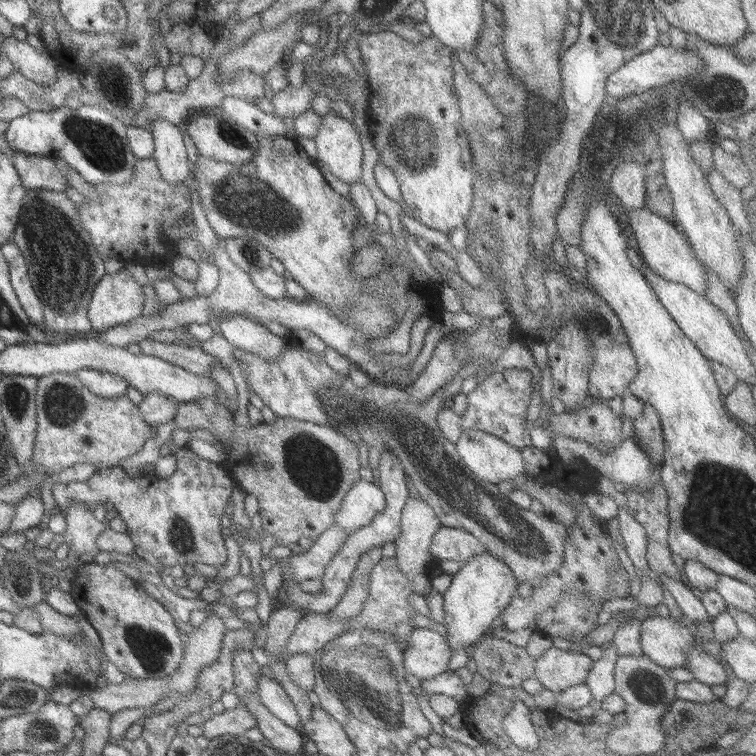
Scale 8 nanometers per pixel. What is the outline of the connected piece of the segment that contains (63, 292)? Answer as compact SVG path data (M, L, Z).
M26 189L25 196L21 200L21 206L19 207L19 214L17 216L17 222L15 224L15 230L12 233L12 238L10 241L22 255L24 259L24 264L26 267L26 274L31 282L31 287L34 290L34 296L39 300L39 303L42 305L42 324L40 328L46 334L65 334L68 337L82 337L92 334L92 328L90 323L86 318L86 309L88 303L90 302L92 296L93 287L95 284L105 275L103 264L98 255L94 252L92 245L90 244L90 239L88 235L83 230L83 226L79 224L79 218L77 218L77 208L76 205L71 202L66 196L65 192L57 192L52 190L43 190L43 189Z

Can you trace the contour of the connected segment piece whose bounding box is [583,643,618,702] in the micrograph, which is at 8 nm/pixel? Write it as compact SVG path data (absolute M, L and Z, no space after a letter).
M611 643L601 650L598 660L592 661L583 683L589 688L589 694L596 702L614 692L613 669L617 657L615 646Z

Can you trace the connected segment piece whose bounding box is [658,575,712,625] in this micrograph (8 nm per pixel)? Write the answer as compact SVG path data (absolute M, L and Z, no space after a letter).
M659 575L659 582L665 586L665 590L673 596L677 608L683 616L687 616L695 625L699 621L711 621L712 618L705 612L701 601L697 599L689 590L689 587L683 585L681 581L675 581L669 577Z

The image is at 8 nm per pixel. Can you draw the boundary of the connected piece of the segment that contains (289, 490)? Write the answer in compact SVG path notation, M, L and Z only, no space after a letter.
M275 417L275 421L272 424L259 423L254 426L251 425L249 428L239 427L237 424L233 423L233 429L231 429L233 435L231 435L231 441L229 441L229 448L227 451L222 449L225 457L223 458L223 463L217 464L219 468L223 468L229 472L231 478L234 479L235 485L241 492L245 494L251 494L255 496L257 500L259 521L261 521L261 531L259 534L267 534L271 538L275 539L275 545L285 546L289 548L289 552L293 555L305 552L311 546L311 543L327 528L330 528L333 523L334 515L339 511L341 507L341 499L345 496L345 493L353 486L354 481L359 480L359 452L357 452L357 447L349 438L345 438L343 434L339 434L336 430L331 427L319 426L315 423L308 423L293 418L283 418Z

